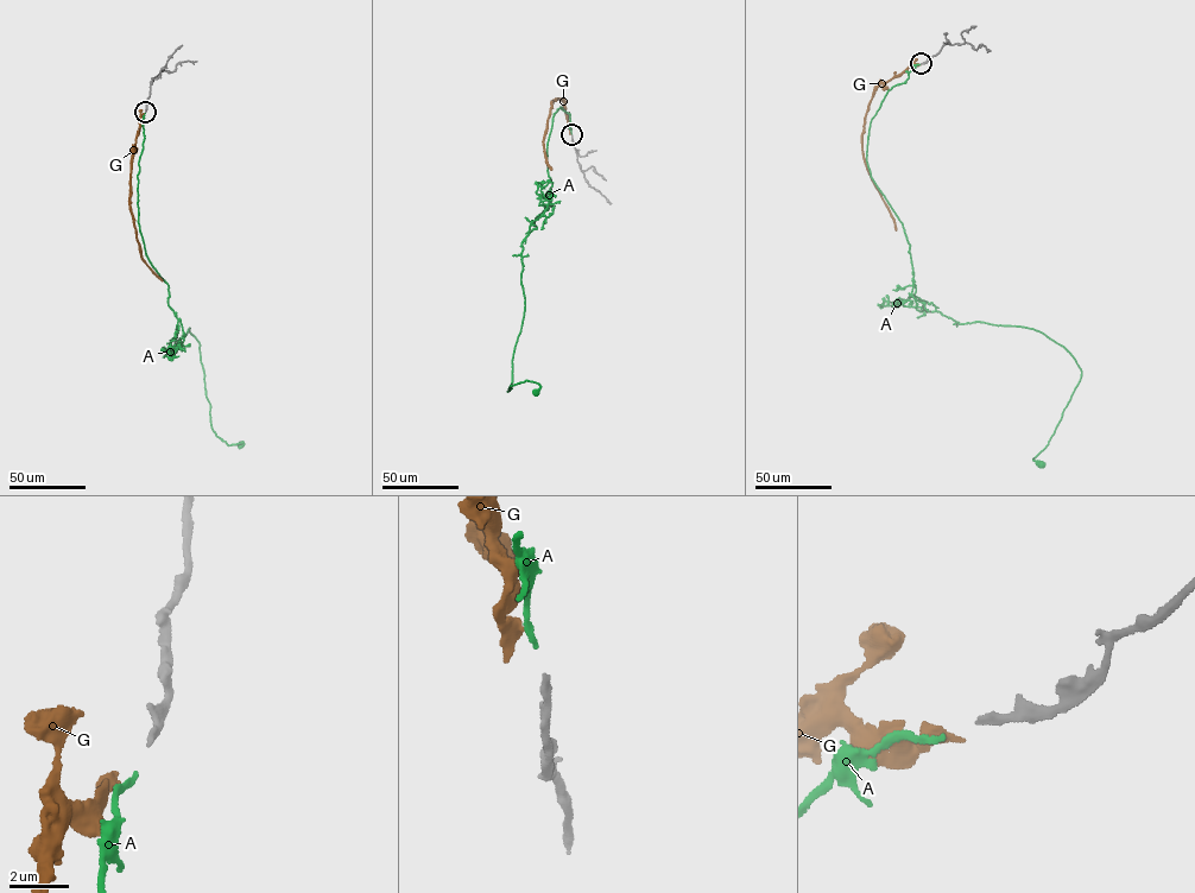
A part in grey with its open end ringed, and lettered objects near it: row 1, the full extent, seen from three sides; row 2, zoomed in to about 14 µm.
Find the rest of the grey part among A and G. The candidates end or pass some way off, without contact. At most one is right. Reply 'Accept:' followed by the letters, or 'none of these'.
Accept: A

